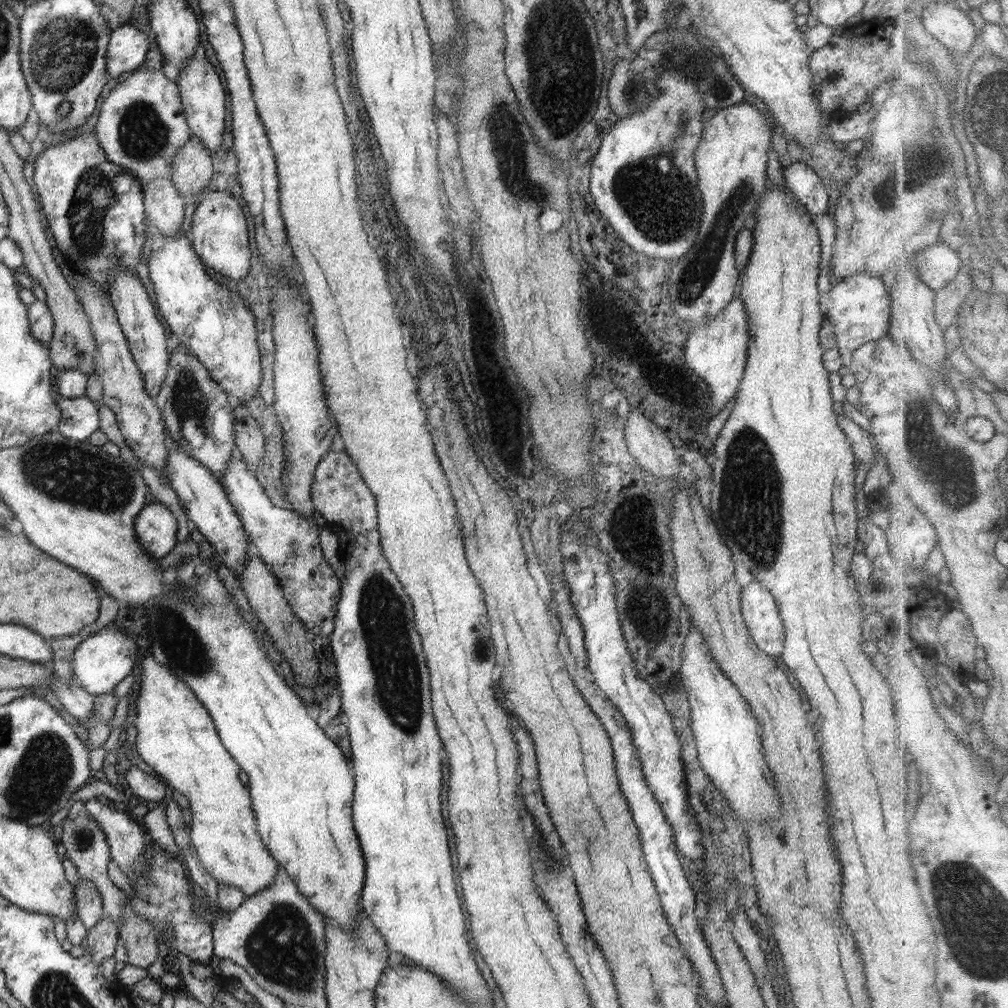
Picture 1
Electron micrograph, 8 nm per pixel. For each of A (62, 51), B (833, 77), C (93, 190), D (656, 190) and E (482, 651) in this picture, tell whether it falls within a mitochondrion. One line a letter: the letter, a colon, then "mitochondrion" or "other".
A: mitochondrion
B: mitochondrion
C: mitochondrion
D: mitochondrion
E: other

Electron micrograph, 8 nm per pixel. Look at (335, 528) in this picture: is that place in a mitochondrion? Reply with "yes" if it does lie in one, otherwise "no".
no

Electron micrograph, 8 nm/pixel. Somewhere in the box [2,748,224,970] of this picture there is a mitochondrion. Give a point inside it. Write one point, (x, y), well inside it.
(82, 838)

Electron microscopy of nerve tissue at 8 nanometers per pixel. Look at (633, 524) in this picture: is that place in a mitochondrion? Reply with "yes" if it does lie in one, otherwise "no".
yes

